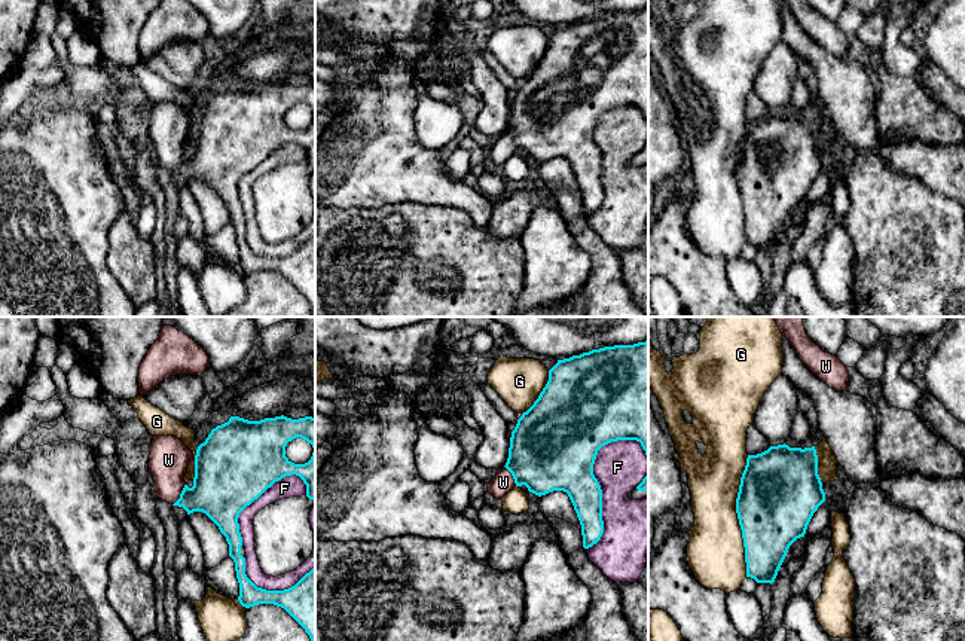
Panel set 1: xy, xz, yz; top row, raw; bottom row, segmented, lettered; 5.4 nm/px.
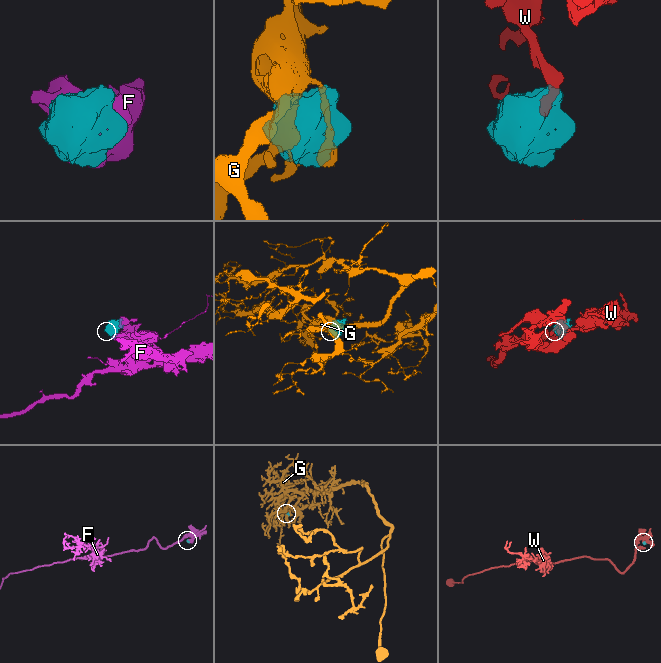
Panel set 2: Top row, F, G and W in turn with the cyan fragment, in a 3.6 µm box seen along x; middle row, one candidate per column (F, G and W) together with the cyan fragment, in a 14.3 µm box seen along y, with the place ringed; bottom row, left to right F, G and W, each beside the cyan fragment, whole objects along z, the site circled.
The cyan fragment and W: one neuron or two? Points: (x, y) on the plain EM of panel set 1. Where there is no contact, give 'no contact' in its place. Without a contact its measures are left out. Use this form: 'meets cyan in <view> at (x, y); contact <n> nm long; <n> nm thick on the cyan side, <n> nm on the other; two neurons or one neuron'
meets cyan in xy at (180, 161); contact 140 nm long; 340 nm thick on the cyan side, 220 nm on the other; one neuron

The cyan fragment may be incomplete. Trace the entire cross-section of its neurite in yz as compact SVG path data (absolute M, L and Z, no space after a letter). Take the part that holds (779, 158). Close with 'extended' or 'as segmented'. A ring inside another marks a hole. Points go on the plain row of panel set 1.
M770 113L748 122L736 165L746 244L773 250L790 213L825 168L812 115Z; as segmented

